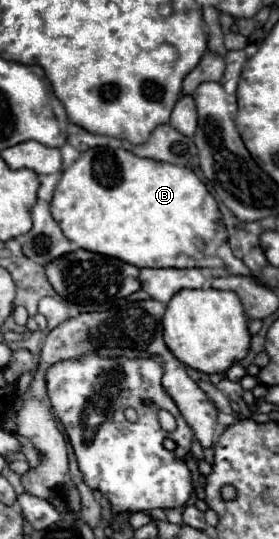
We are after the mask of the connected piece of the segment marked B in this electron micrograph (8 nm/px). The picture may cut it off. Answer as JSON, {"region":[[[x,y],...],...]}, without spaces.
{"region":[[[123,148],[87,150],[63,170],[51,200],[51,212],[63,234],[79,248],[119,258],[137,268],[225,268],[223,272],[227,274],[253,276],[253,272],[239,258],[235,258],[229,248],[227,230],[215,198],[197,178],[197,174],[185,166],[153,162],[151,158],[135,156]]]}

